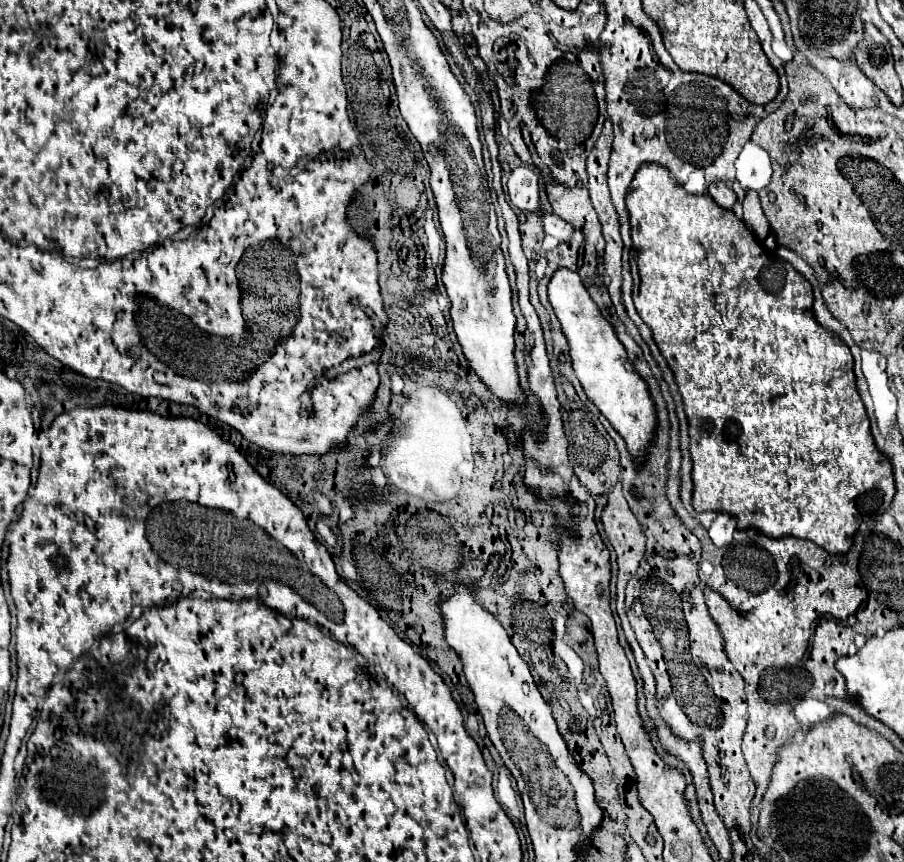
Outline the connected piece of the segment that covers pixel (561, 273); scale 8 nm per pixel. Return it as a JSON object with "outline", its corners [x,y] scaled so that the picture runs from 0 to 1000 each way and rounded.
{"outline":[[[617,311],[606,329],[606,346],[613,357],[613,364],[619,371],[622,385],[631,399],[633,427],[650,459],[650,464],[673,485],[673,490],[684,499],[692,510],[697,527],[704,538],[712,534],[715,517],[721,513],[721,501],[726,497],[726,476],[717,457],[715,443],[701,432],[695,411],[684,394],[677,376],[666,369],[662,355],[646,334],[642,320],[628,311]]]}

